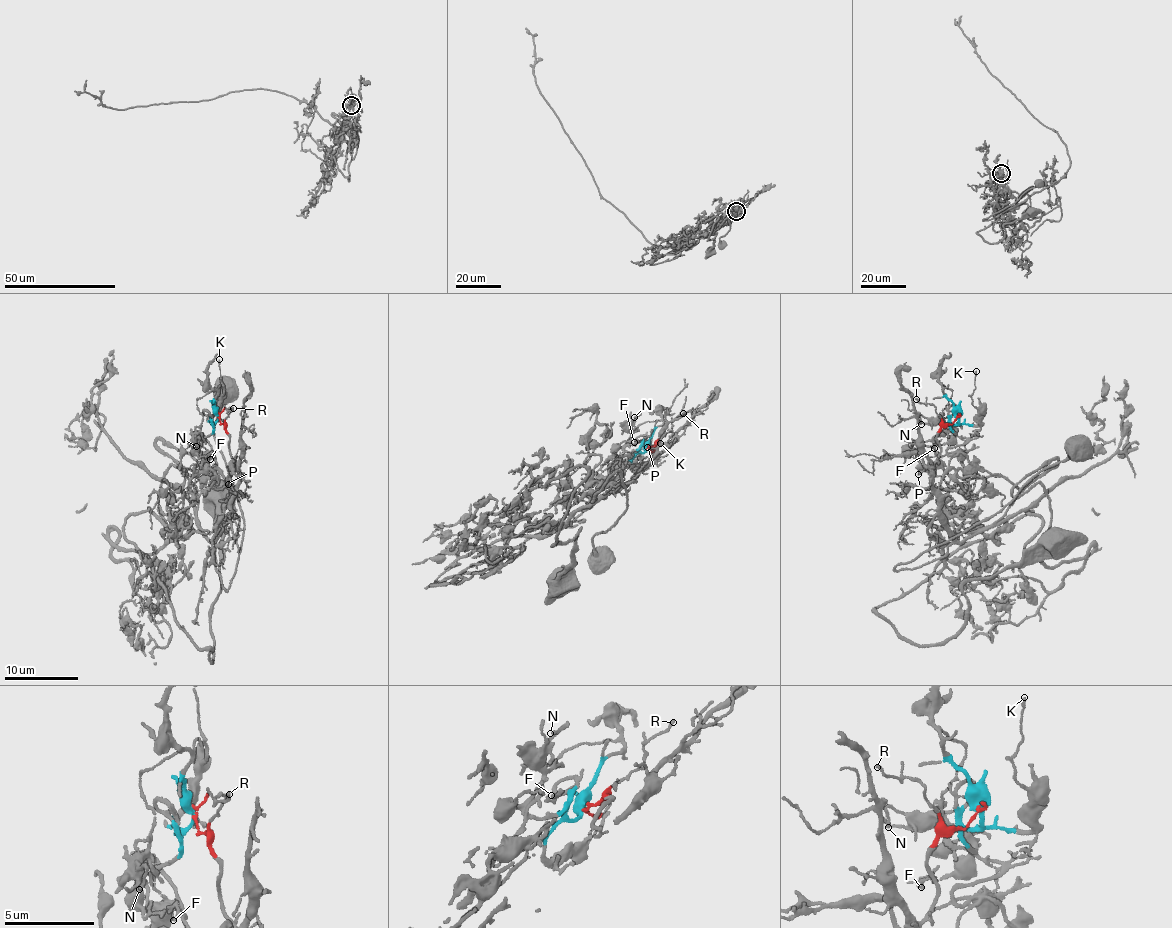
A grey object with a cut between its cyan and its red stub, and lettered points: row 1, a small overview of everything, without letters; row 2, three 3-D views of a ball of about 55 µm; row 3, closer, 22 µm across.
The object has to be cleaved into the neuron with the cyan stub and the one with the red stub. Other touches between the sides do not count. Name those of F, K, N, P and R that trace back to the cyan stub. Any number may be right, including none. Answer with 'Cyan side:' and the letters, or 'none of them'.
Cyan side: F, K, N

